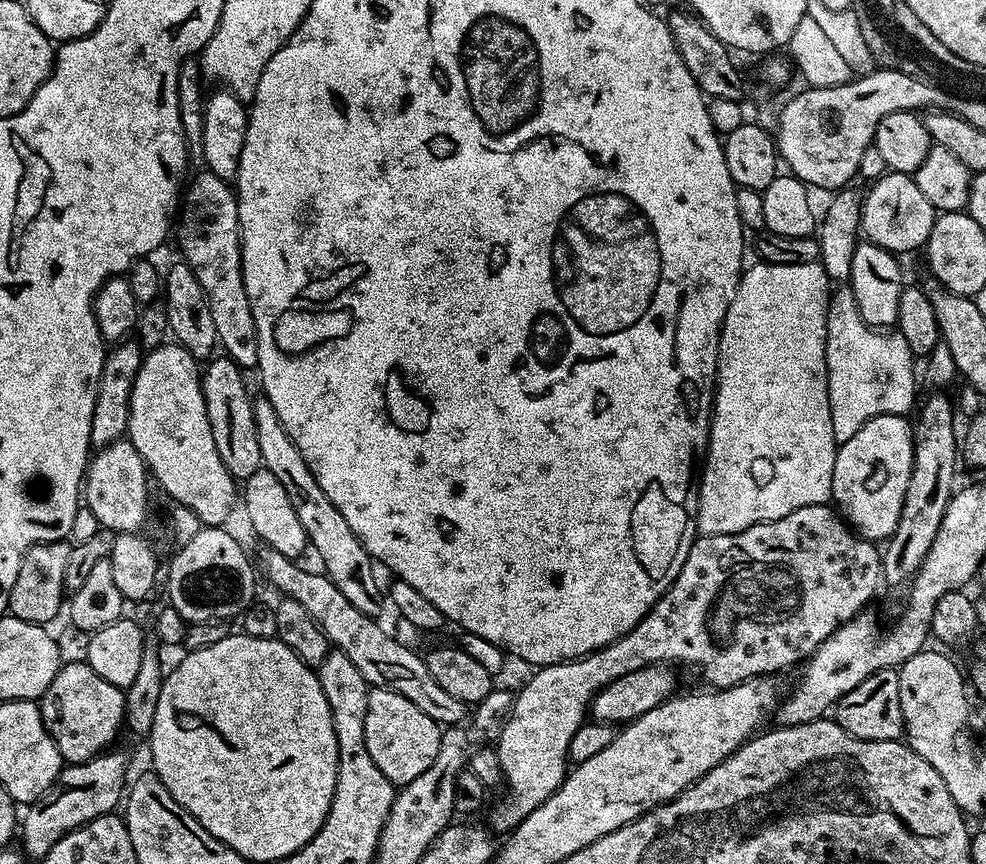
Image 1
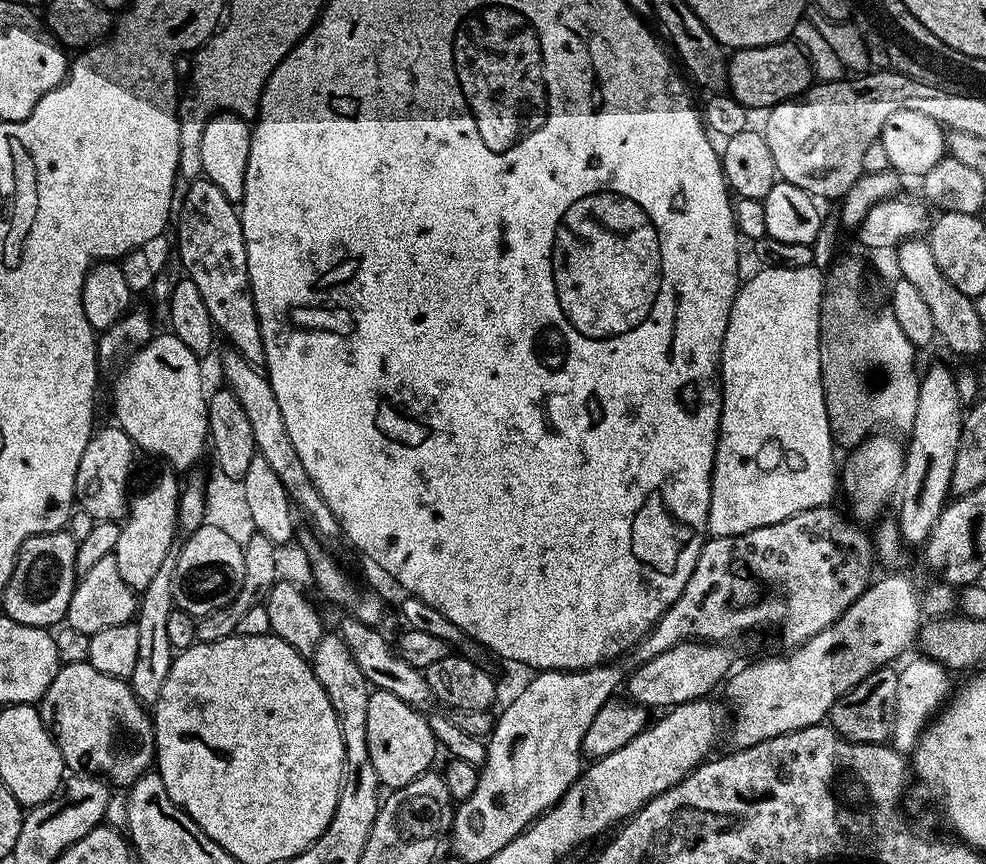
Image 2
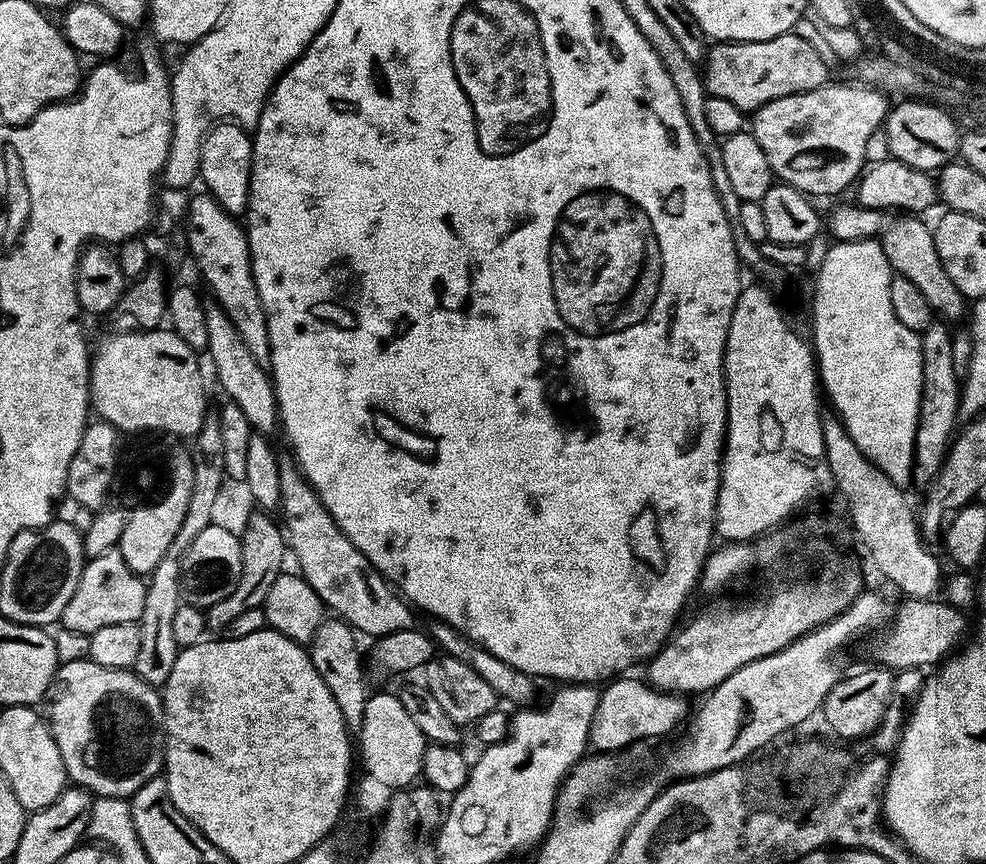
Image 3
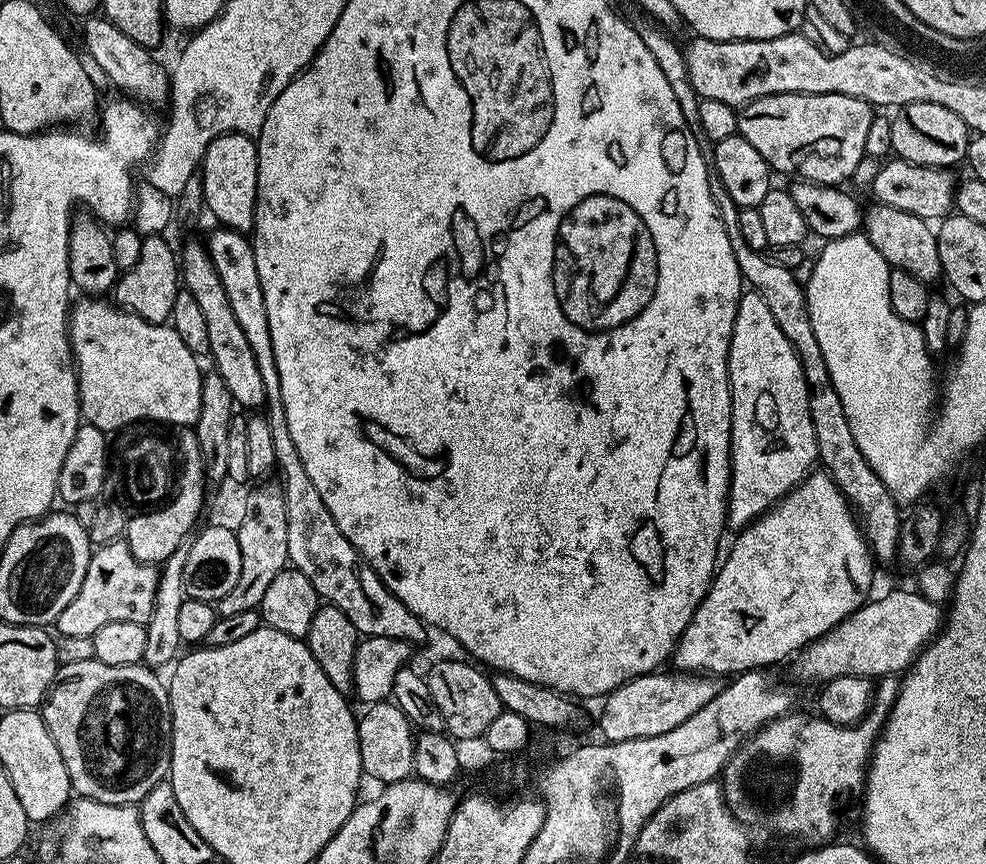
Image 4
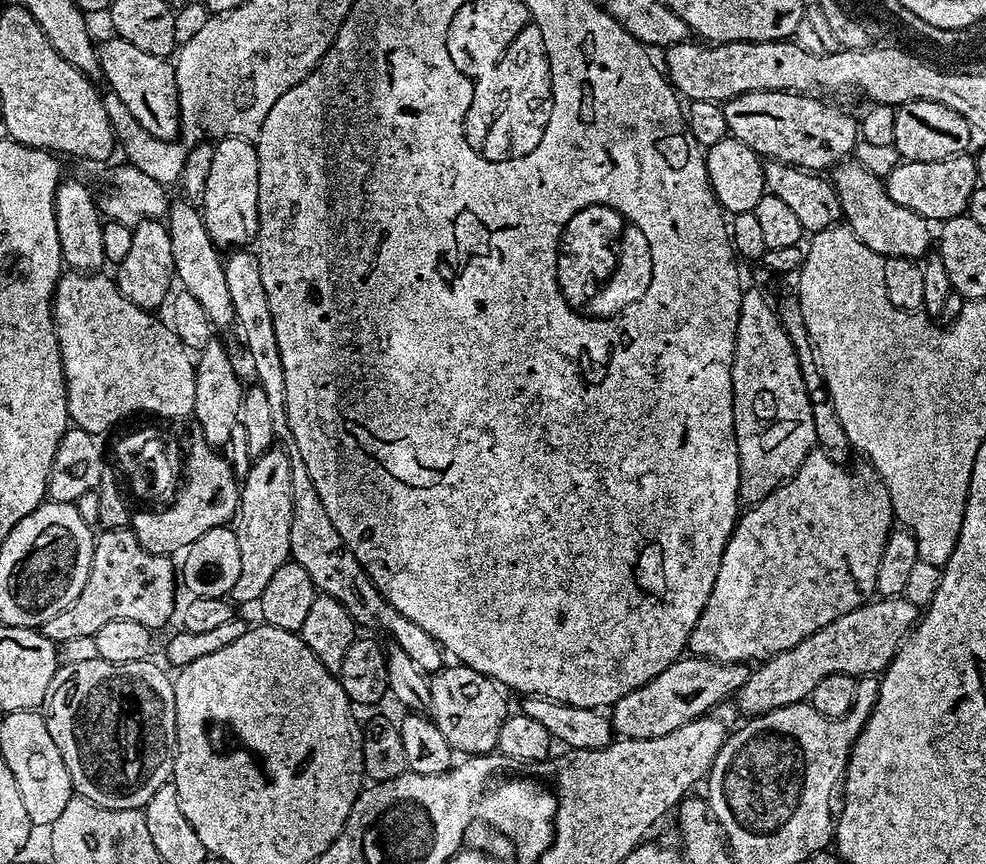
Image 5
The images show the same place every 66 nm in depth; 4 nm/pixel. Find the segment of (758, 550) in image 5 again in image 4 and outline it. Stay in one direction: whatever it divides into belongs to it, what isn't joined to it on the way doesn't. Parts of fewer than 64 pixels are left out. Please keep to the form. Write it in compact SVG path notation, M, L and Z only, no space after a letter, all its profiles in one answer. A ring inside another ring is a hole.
M816 470L804 477L804 481L797 488L793 488L788 495L776 501L763 516L759 516L753 524L746 528L739 529L736 541L732 544L732 549L728 552L728 557L723 557L718 571L712 578L712 584L708 587L708 594L703 602L698 606L694 618L686 626L686 630L676 643L670 657L670 664L677 673L680 674L711 674L713 677L731 677L733 674L742 672L754 672L757 670L771 669L771 664L776 664L779 660L795 657L800 649L817 640L819 636L825 636L838 622L842 622L850 614L854 614L868 603L872 592L872 564L874 557L868 547L868 540L864 534L861 521L857 513L849 504L847 497L842 490L832 480L832 477L824 470Z

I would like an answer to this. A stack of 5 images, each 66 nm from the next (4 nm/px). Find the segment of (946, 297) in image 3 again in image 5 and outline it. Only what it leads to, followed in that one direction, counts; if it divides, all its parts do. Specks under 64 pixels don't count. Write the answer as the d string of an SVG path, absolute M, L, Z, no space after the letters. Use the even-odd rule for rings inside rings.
M855 158L841 160L831 169L830 179L838 194L843 223L879 256L905 256L916 260L933 247L934 232L928 229L931 228L929 221L914 214L914 210L906 210L906 206L898 206L898 202L890 198L884 180L864 169Z

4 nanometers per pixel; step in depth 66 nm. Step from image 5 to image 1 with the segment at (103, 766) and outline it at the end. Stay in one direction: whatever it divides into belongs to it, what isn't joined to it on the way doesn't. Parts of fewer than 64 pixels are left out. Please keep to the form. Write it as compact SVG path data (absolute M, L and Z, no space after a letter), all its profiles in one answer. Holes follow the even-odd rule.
M86 662L63 665L45 690L39 706L44 725L58 746L61 761L69 764L81 764L101 755L124 728L124 692L106 682L106 678L98 678Z

